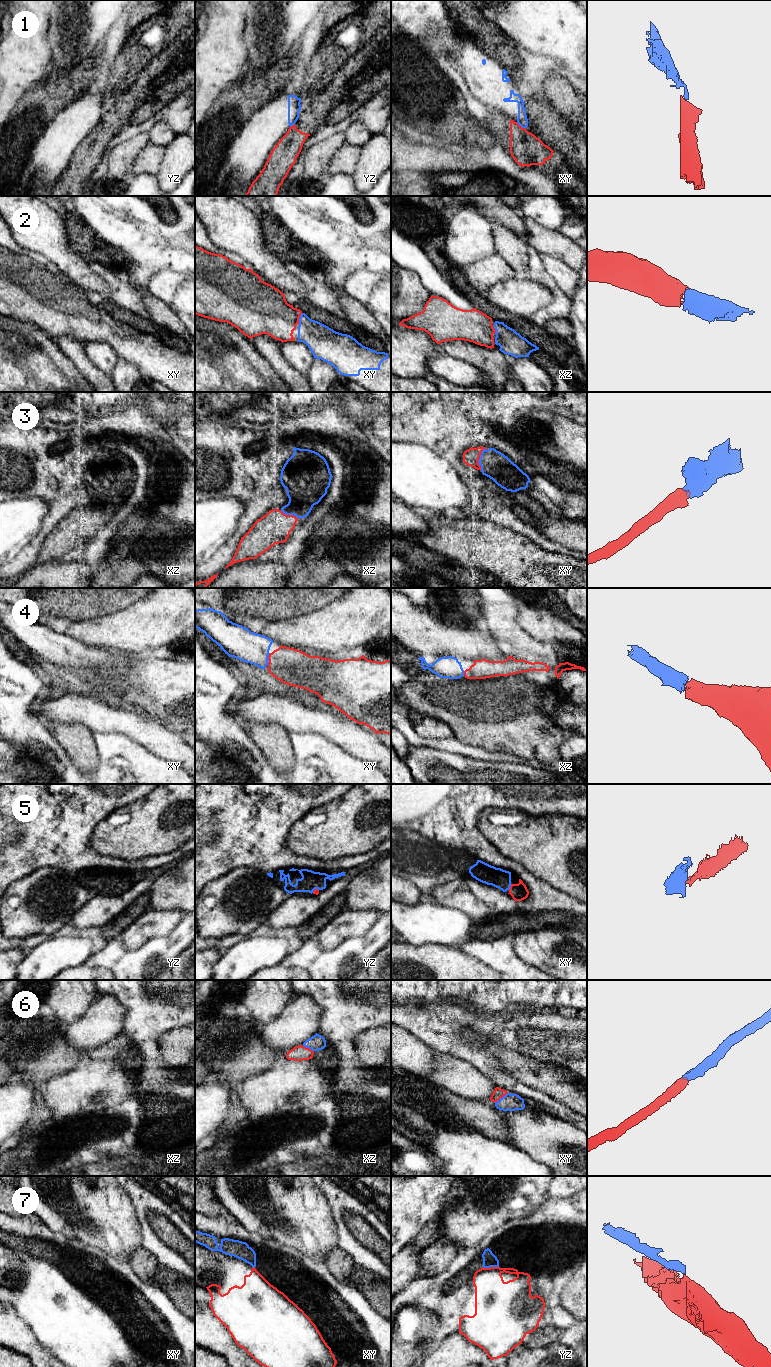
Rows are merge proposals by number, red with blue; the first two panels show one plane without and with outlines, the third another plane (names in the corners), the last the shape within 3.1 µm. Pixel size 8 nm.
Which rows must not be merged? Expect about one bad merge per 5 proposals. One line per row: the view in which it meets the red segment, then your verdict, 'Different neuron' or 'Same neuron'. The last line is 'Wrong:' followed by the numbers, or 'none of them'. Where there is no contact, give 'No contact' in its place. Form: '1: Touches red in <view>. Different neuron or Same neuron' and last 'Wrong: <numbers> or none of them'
1: Touches red in xy. Different neuron
2: Touches red in xy. Same neuron
3: Touches red in xy. Same neuron
4: Touches red in xy. Same neuron
5: Touches red in xy. Same neuron
6: Touches red in xy. Same neuron
7: Touches red in yz. Different neuron
Wrong: 1, 7

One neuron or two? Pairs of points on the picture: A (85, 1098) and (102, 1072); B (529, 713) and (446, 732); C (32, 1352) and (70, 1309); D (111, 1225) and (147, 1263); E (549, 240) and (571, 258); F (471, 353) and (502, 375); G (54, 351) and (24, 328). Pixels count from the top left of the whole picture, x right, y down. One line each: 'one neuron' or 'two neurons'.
A: one neuron
B: two neurons
C: two neurons
D: two neurons
E: one neuron
F: one neuron
G: one neuron

